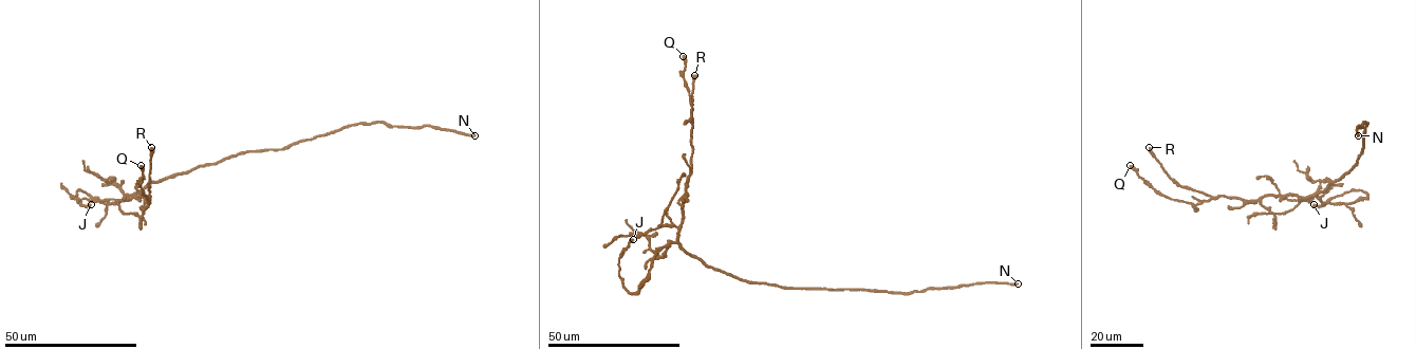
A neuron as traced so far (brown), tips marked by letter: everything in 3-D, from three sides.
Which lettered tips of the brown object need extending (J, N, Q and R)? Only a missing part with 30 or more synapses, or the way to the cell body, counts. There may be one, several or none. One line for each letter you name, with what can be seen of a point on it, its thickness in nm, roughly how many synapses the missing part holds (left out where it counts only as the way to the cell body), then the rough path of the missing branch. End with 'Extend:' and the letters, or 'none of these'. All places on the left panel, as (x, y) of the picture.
N: place (474, 135); calibre 300 nm; 600 synapses
Extend: N

